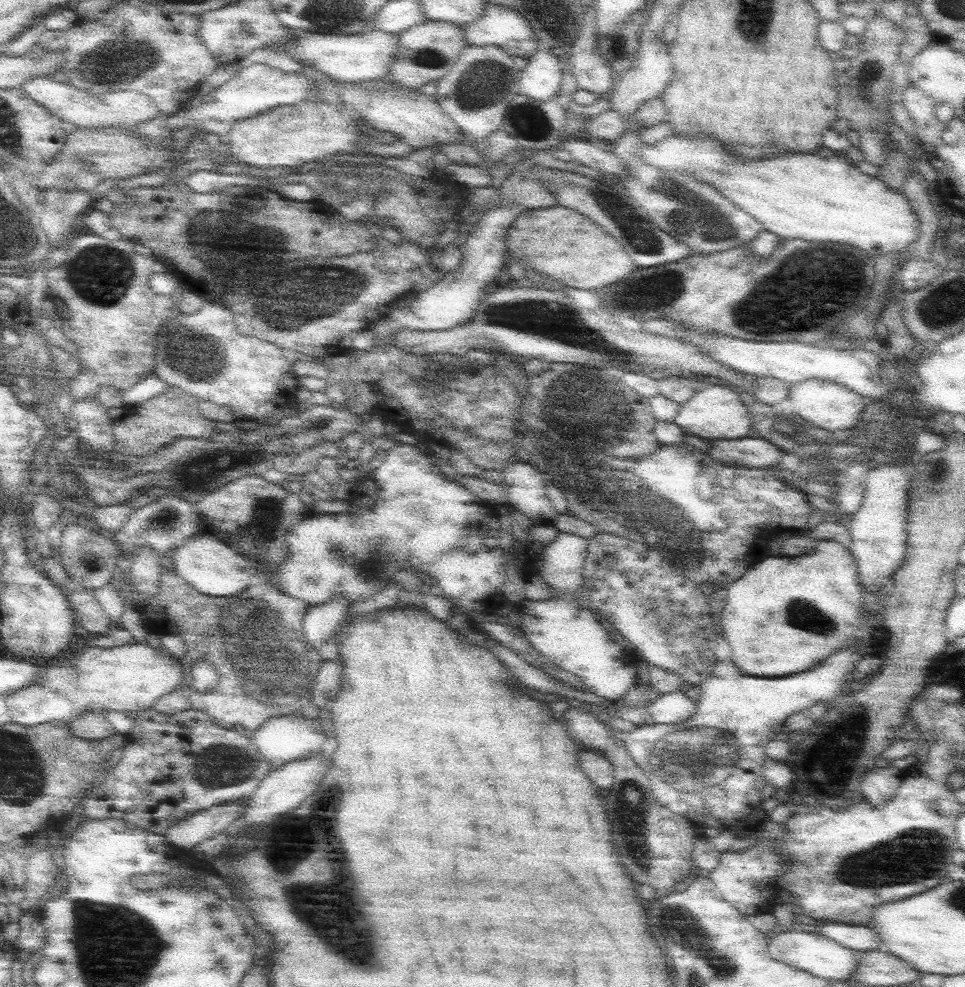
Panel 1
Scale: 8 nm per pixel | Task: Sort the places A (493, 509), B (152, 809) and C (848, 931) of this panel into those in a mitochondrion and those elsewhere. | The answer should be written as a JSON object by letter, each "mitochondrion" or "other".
{"A":"other","B":"other","C":"other"}

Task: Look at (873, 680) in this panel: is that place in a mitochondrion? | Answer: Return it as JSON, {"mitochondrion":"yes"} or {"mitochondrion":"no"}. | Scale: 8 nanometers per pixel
{"mitochondrion":"no"}

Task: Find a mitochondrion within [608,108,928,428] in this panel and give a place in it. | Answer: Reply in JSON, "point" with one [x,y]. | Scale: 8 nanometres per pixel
{"point":[686,212]}

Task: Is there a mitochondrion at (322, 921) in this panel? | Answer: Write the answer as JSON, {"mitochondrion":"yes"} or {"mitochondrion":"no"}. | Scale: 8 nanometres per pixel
{"mitochondrion":"yes"}

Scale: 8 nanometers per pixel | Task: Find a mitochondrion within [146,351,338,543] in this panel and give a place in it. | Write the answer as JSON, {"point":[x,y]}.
{"point":[201,472]}

